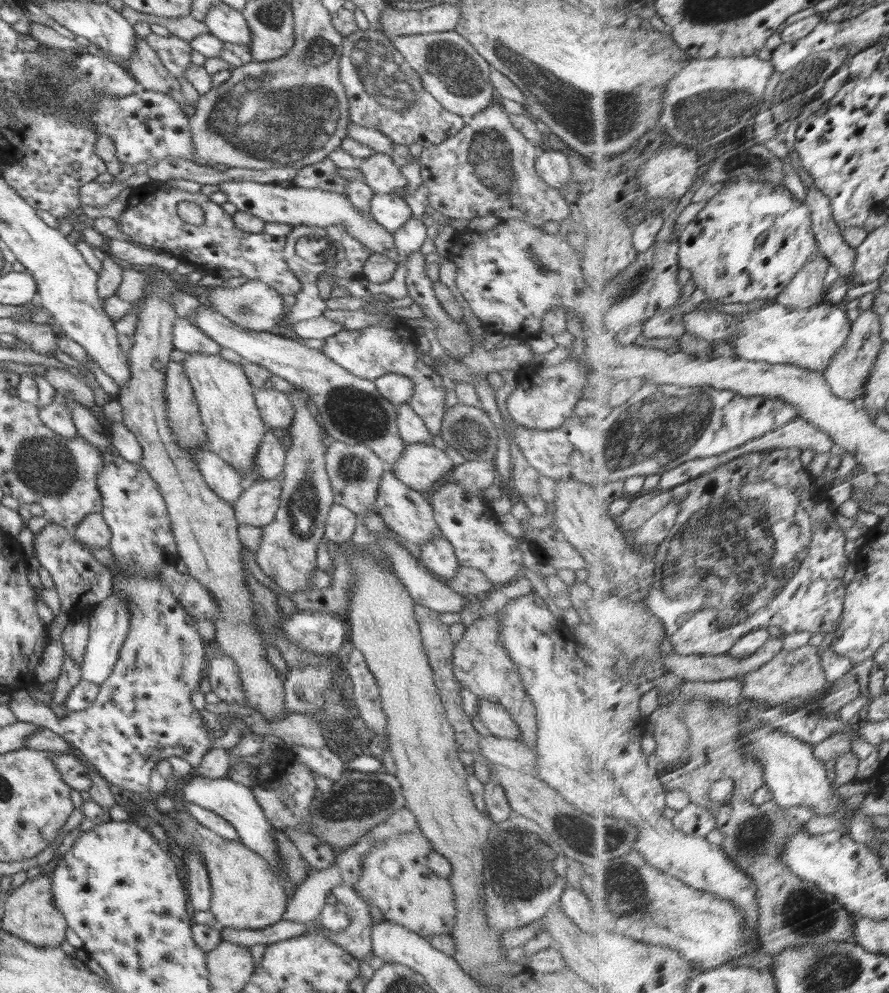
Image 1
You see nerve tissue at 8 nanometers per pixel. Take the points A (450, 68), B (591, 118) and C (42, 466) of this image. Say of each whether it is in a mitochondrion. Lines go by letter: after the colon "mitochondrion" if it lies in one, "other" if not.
A: mitochondrion
B: mitochondrion
C: mitochondrion

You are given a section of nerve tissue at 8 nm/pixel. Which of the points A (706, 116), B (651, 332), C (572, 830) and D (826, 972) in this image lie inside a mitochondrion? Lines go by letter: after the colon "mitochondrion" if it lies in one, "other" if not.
A: mitochondrion
B: other
C: mitochondrion
D: mitochondrion

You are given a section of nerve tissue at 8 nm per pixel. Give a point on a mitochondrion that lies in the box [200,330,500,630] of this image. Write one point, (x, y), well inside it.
(354, 411)

